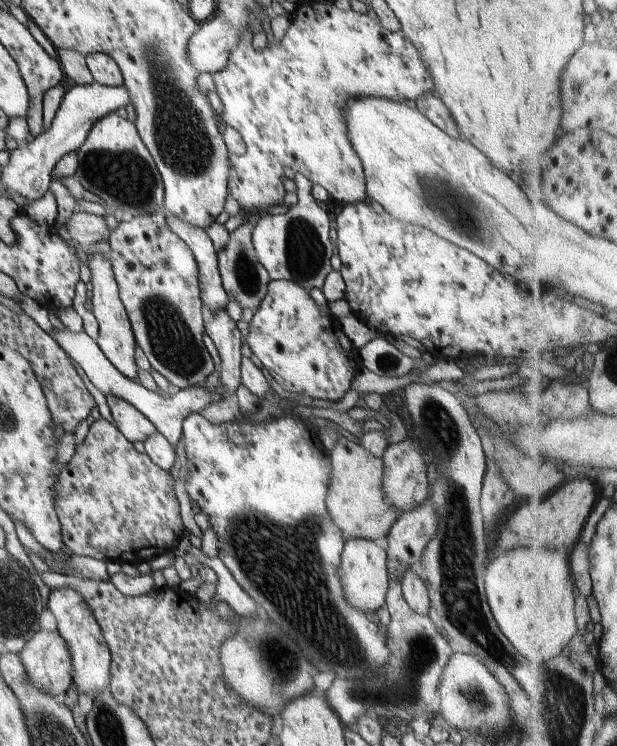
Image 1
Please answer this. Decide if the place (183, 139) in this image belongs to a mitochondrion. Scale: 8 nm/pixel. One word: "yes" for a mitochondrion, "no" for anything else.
yes

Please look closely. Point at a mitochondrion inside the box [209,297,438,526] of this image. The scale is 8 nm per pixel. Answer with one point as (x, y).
(387, 361)

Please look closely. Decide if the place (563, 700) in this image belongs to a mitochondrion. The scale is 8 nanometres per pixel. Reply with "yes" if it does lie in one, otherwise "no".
yes

